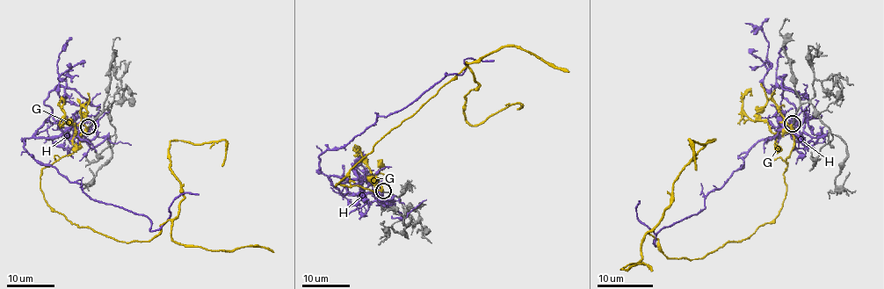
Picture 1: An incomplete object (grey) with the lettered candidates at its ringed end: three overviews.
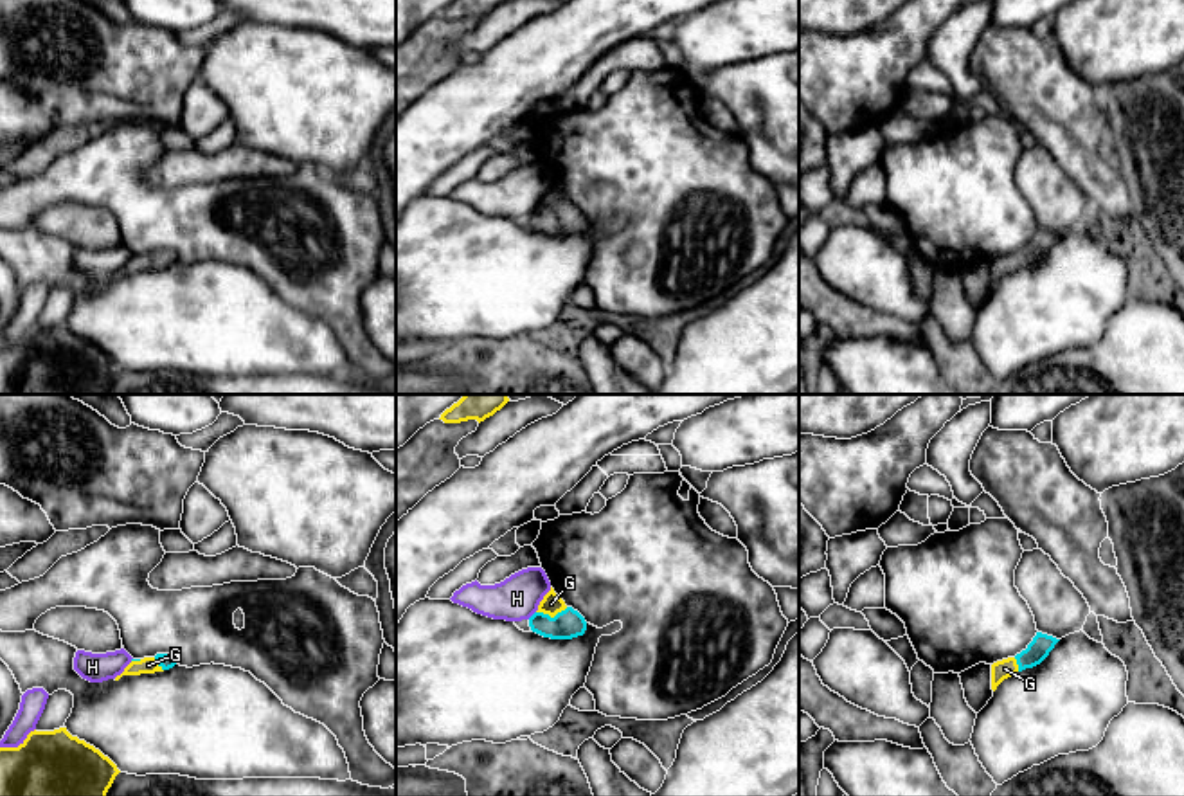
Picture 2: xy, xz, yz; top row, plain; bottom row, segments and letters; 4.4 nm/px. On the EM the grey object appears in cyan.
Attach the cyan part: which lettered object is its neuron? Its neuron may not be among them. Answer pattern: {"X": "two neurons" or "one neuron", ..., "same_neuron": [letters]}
{"G": "one neuron", "H": "two neurons", "same_neuron": ["G"]}

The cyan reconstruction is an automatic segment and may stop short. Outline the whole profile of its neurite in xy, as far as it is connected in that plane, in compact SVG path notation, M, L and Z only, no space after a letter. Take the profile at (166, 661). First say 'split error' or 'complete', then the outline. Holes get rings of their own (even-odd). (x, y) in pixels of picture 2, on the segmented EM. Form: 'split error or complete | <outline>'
split error | M157 654L155 657L131 659L131 663L124 668L121 675L115 677L115 681L119 681L122 675L164 672L173 668L175 665L176 659L169 654Z

